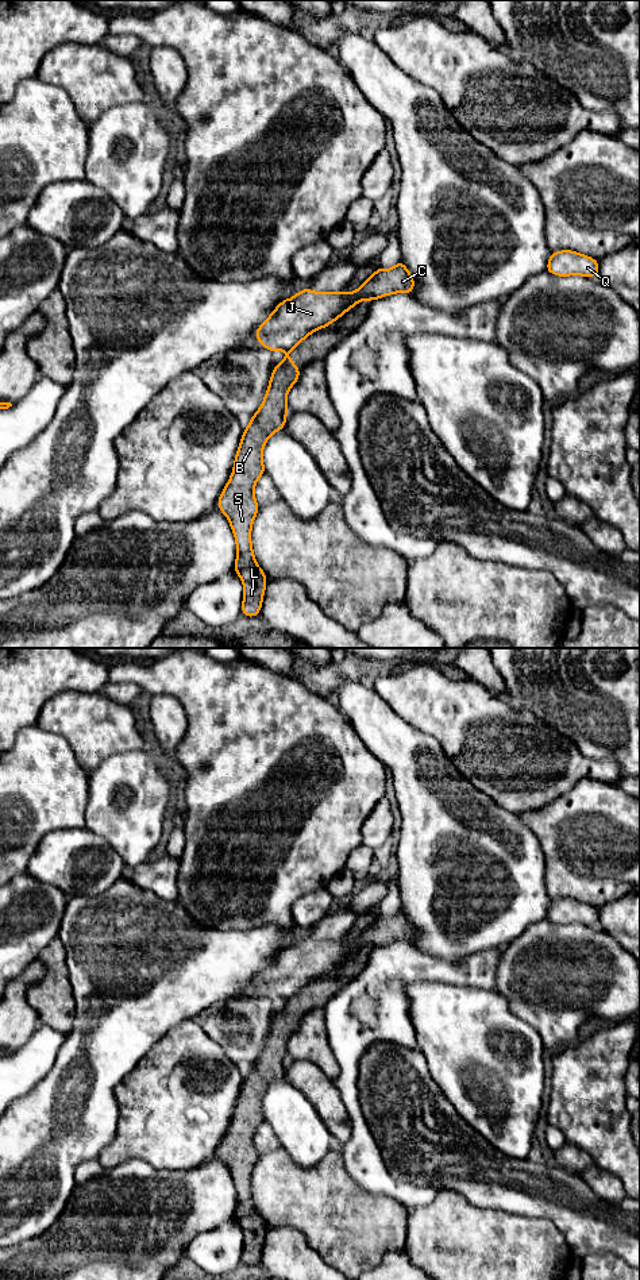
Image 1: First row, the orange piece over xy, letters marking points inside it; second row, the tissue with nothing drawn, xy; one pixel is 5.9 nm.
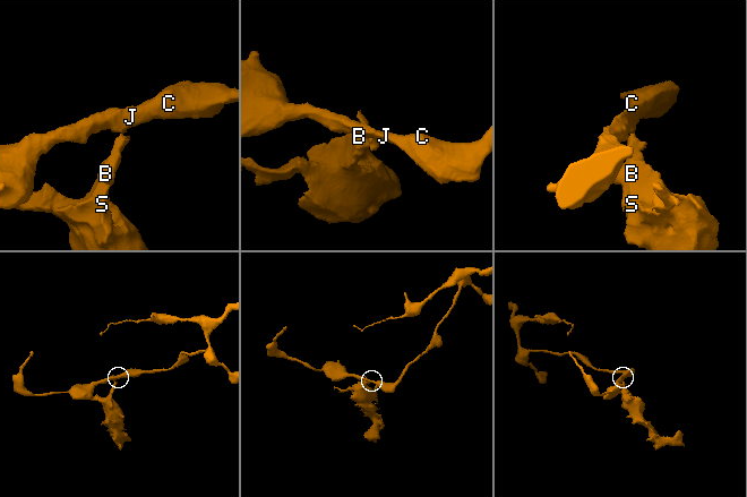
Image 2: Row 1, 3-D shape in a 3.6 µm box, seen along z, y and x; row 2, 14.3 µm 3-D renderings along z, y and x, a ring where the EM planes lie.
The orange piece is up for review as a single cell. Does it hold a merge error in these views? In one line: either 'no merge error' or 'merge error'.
merge error

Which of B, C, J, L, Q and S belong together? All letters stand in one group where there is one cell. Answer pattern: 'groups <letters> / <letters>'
groups B L S / C J Q

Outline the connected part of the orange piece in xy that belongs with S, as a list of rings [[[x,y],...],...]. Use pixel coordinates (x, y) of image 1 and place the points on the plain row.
[[[289,998],[284,1009],[274,1014],[265,1048],[243,1079],[234,1119],[228,1131],[219,1145],[219,1158],[230,1169],[236,1188],[236,1210],[234,1219],[240,1225],[244,1234],[242,1262],[258,1264],[262,1256],[267,1225],[257,1212],[251,1195],[251,1173],[259,1158],[254,1145],[254,1134],[265,1122],[262,1099],[267,1087],[285,1076],[288,1050],[286,1042],[300,1025],[289,1006]]]

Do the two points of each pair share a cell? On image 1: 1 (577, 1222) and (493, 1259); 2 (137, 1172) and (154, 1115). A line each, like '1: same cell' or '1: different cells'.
1: different cells
2: different cells

